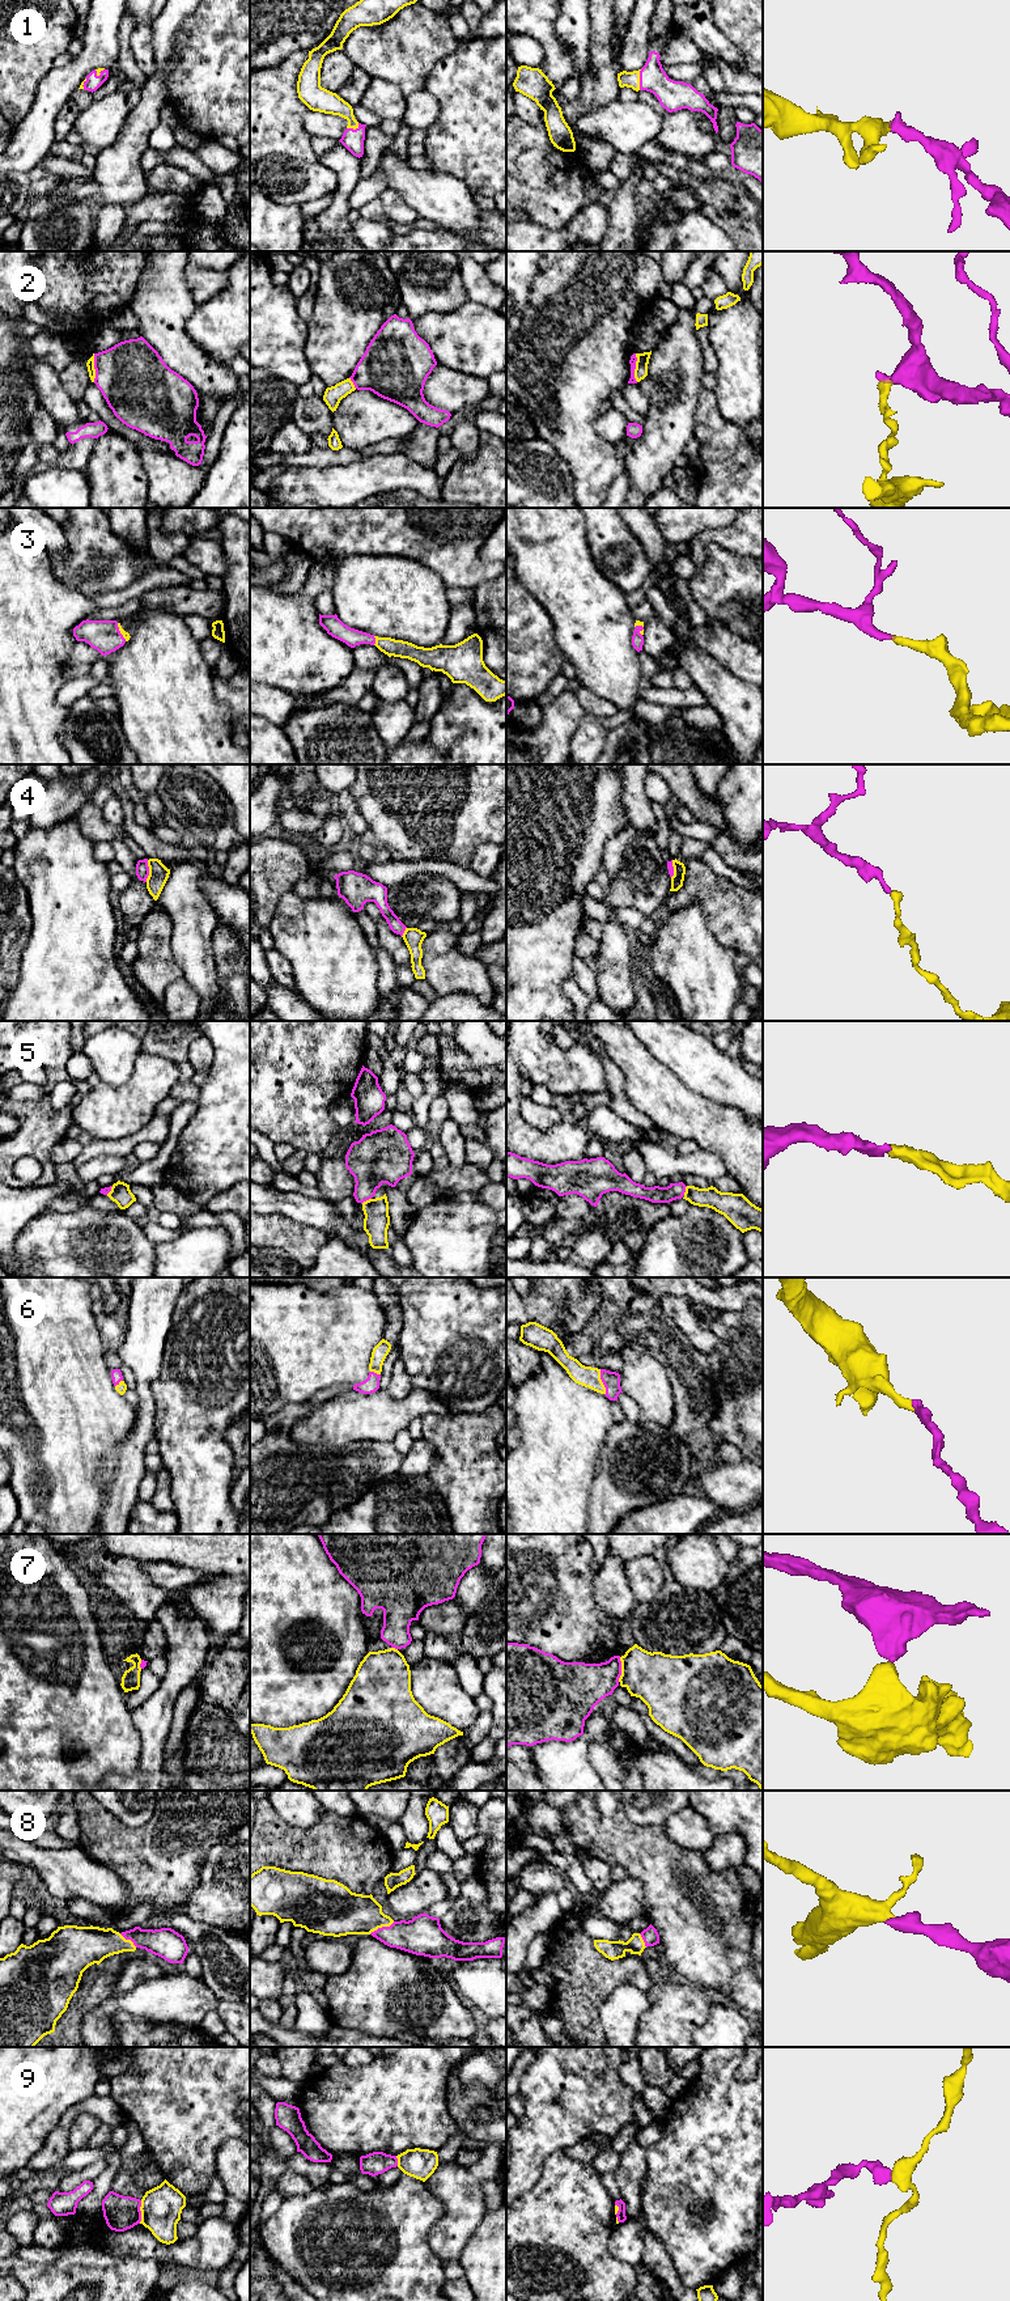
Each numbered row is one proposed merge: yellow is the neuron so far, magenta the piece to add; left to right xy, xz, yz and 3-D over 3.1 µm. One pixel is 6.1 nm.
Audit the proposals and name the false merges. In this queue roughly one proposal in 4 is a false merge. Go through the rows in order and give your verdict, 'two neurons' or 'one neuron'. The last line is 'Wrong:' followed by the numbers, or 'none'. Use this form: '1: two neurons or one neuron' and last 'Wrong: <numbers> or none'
1: one neuron
2: two neurons
3: one neuron
4: two neurons
5: one neuron
6: one neuron
7: two neurons
8: one neuron
9: two neurons
Wrong: 2, 4, 7, 9

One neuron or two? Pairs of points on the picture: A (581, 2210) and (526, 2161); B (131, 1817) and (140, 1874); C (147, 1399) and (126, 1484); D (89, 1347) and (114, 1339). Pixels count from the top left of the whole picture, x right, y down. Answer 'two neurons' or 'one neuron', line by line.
A: two neurons
B: two neurons
C: one neuron
D: two neurons

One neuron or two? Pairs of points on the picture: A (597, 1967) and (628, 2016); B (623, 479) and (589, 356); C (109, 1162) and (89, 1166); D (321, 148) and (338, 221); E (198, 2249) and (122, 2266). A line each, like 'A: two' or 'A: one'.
A: two
B: two
C: one
D: two
E: two

